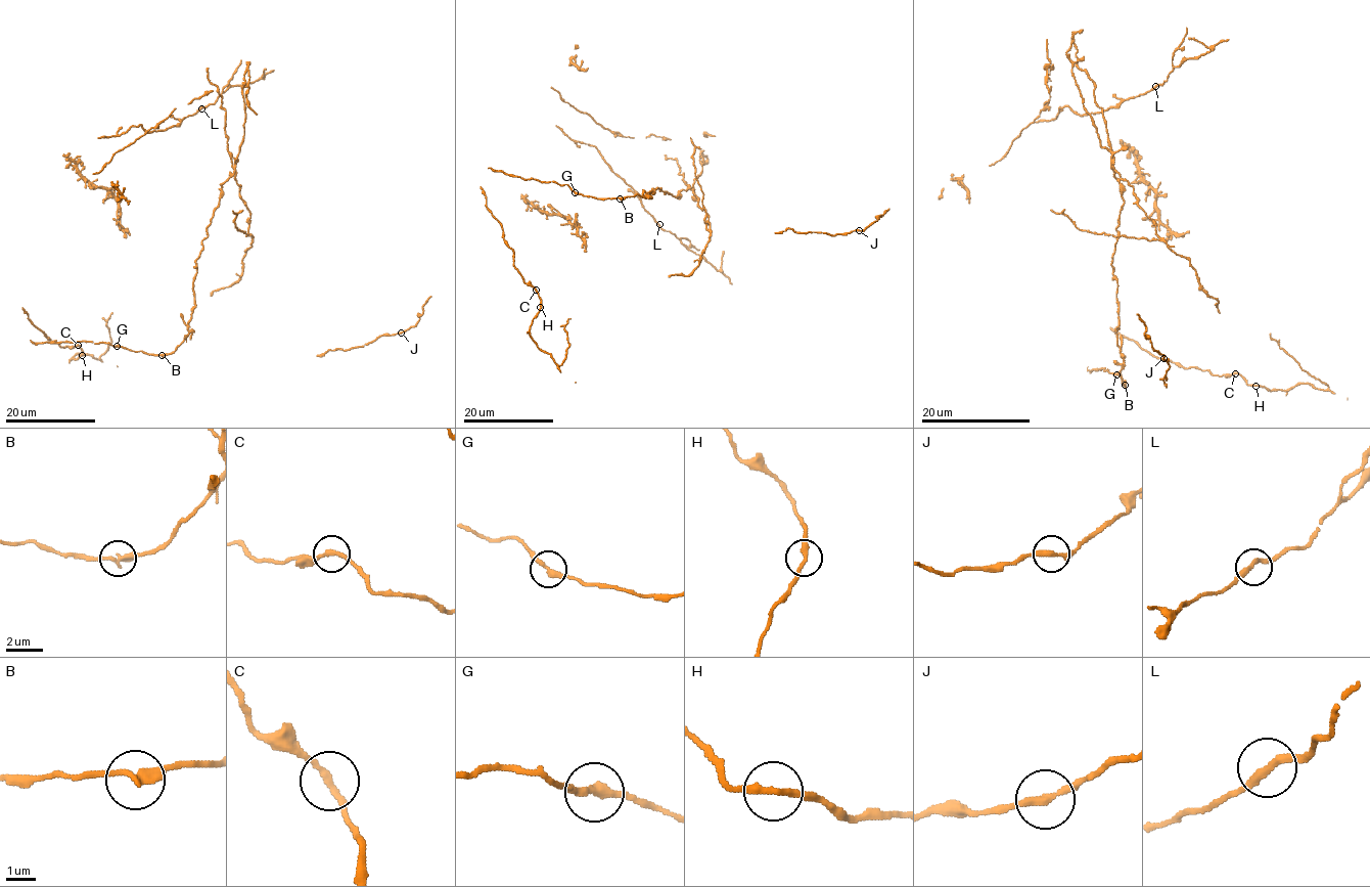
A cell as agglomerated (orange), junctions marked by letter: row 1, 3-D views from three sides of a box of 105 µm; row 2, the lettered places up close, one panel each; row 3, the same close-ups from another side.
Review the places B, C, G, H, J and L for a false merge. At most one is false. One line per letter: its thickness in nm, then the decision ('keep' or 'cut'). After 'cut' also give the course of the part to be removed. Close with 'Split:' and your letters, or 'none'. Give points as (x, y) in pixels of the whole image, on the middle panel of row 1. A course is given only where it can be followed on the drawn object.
B: calibre 240 nm; cut; course (620, 200), (647, 196), (660, 188), (676, 197), (691, 188), (697, 206), (708, 214), (709, 229), (690, 137)
C: calibre 240 nm; keep
G: calibre 280 nm; keep
H: calibre 240 nm; keep
J: calibre 240 nm; keep
L: calibre 240 nm; keep
Split: B

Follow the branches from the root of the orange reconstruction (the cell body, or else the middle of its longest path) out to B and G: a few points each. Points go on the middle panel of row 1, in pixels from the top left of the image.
B: (652, 192), (647, 192), (645, 197), (637, 194), (620, 200)
G: (652, 192), (647, 192), (645, 197), (639, 194), (595, 197), (575, 192)

